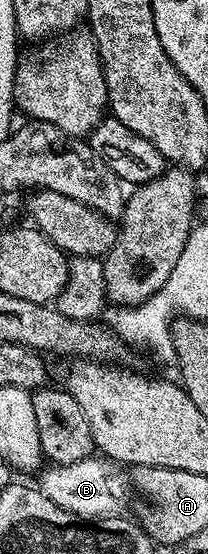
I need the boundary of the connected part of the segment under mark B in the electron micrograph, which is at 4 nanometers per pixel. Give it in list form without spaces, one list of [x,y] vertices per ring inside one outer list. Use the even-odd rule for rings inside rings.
[[[90,457],[83,461],[75,461],[66,467],[49,465],[40,472],[39,490],[55,505],[67,509],[76,515],[86,518],[107,519],[122,514],[125,502],[129,499],[130,484],[117,471],[112,462],[101,457]],[[126,483],[126,484],[125,484]]]

